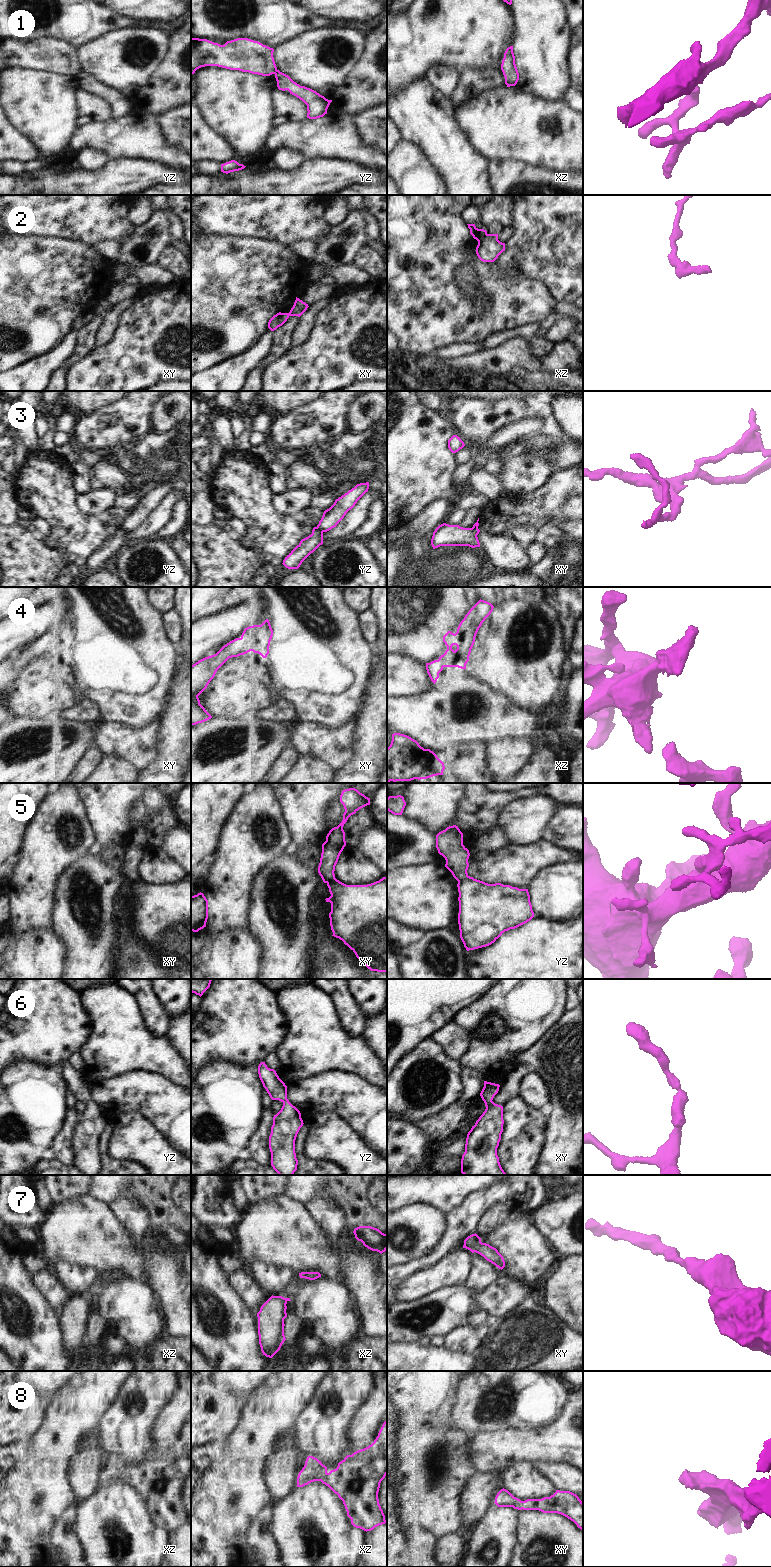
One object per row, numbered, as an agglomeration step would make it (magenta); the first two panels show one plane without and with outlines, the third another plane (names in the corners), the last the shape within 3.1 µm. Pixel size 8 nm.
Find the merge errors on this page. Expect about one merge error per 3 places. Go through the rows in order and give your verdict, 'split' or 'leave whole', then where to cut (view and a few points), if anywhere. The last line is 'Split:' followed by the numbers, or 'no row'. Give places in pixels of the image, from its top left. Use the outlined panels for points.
1: split; cut in yz along (276, 69), (273, 73)
2: split; cut in xz along (487, 234), (478, 242)
3: split; cut in yz along (316, 527), (322, 532)
4: leave whole; no cut
5: leave whole; no cut
6: leave whole; no cut
7: leave whole; no cut
8: leave whole; no cut
Split: 1, 2, 3

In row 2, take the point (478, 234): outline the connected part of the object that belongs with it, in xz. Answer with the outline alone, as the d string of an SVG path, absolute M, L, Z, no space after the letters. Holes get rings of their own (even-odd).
M467 224L470 229L470 234L476 239L478 242L481 242L485 235L487 235L487 231L484 229L478 229L475 224Z

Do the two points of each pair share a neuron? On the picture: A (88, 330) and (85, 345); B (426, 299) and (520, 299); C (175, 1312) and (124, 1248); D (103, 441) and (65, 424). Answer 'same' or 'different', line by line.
A: same
B: same
C: same
D: different

